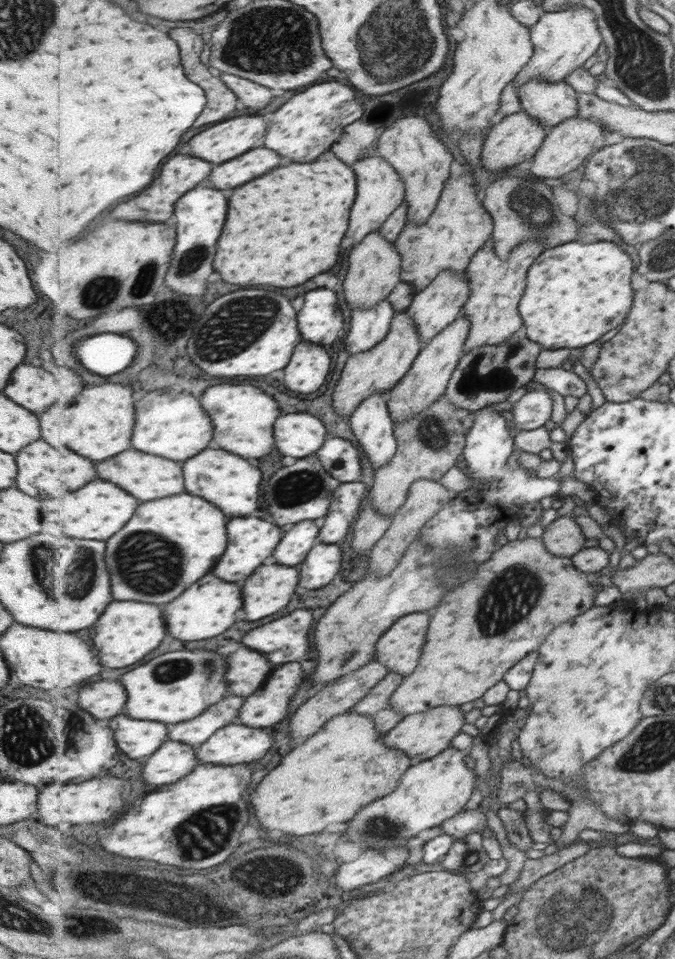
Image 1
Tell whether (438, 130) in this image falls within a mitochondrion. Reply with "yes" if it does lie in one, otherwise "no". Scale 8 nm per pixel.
no

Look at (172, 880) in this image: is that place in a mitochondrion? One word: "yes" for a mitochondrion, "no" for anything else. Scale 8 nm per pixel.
yes

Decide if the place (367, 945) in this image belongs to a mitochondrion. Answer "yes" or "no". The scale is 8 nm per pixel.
no

